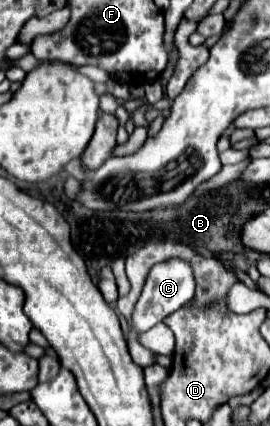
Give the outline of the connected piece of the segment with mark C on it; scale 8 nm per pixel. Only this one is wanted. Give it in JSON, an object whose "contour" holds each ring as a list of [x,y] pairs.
{"contour":[[[167,260],[161,264],[155,264],[147,278],[145,278],[145,286],[143,292],[135,304],[133,316],[131,316],[131,328],[137,334],[147,332],[149,328],[153,328],[155,324],[159,324],[165,316],[169,316],[171,312],[179,310],[185,302],[189,302],[195,294],[195,280],[193,280],[193,272],[191,266],[183,260]]]}

